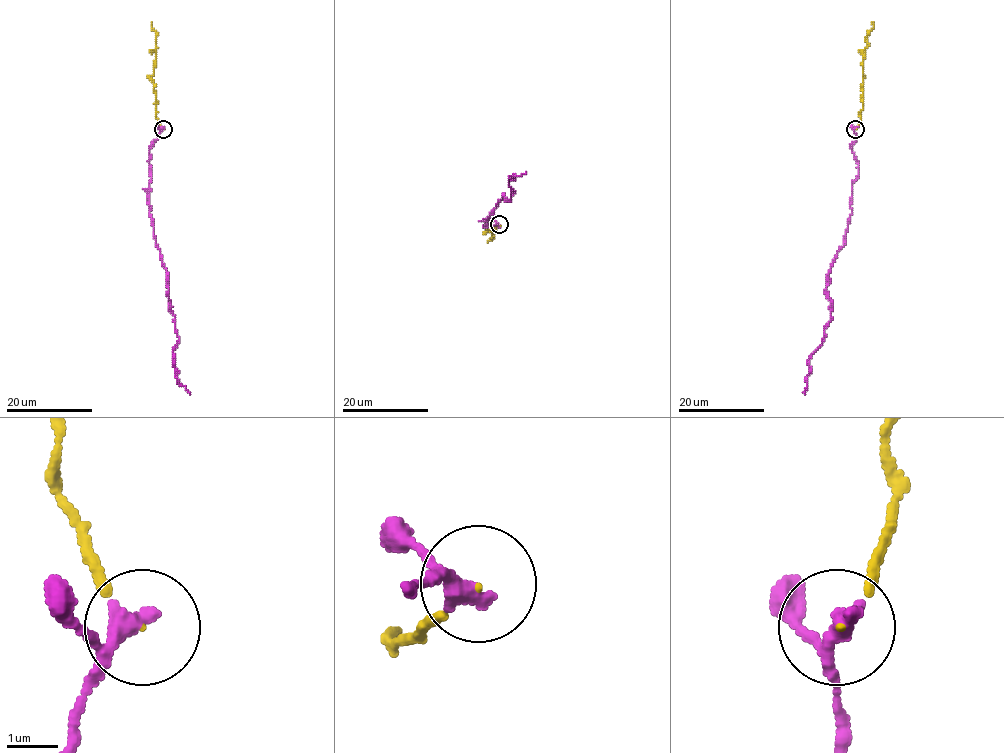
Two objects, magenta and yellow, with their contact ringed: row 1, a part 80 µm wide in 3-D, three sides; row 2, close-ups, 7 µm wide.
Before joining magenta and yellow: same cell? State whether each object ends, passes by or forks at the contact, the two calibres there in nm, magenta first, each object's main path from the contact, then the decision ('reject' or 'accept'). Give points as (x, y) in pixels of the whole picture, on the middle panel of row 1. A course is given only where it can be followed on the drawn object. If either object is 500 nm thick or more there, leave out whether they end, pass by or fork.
magenta passes by; yellow ends there; 320 nm thick on the magenta side, 30 nm on the other; magenta runs (500, 225), (487, 220), (486, 228), (485, 219), (504, 195), (510, 200), (515, 193), (509, 176), (525, 173); yellow runs (500, 225), (488, 232), (492, 236), (487, 241); accept

